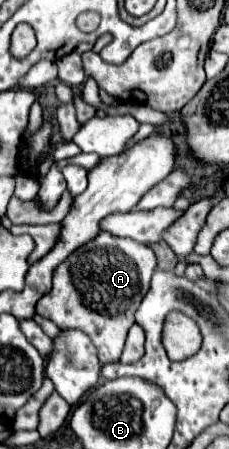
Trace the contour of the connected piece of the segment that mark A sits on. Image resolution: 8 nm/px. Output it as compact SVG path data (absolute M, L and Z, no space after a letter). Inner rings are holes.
M99 232L55 268L53 288L37 302L37 314L49 318L61 330L83 330L97 346L101 364L117 362L127 332L135 324L135 310L149 290L155 264L157 260L149 246Z

